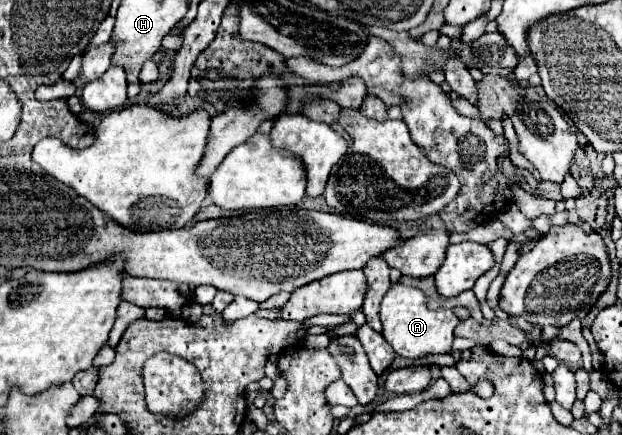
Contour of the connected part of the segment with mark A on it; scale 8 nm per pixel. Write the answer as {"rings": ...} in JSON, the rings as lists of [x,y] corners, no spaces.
{"rings":[[[394,284],[380,304],[380,320],[382,320],[382,336],[394,348],[398,356],[404,358],[420,358],[424,354],[448,354],[452,348],[454,328],[460,322],[458,316],[450,308],[436,308],[430,310],[426,304],[428,296],[404,284]]]}

